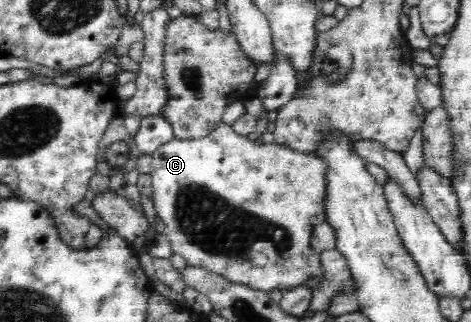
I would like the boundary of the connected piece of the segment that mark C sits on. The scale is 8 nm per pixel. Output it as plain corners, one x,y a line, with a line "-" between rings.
219,120
214,128
203,137
198,138
173,138
171,141
161,145
152,154
150,173
152,177
151,203
159,217
165,223
164,234
169,238
171,247
175,253
182,255
189,267
198,267
219,274
233,283
249,285
254,289
270,293
273,289
279,291
295,289
305,286
308,279
320,276
320,252
310,246
310,237
316,225
326,221
324,210
324,161
319,159
314,152
311,154
299,153
278,143
255,143
238,134
232,125
227,125

